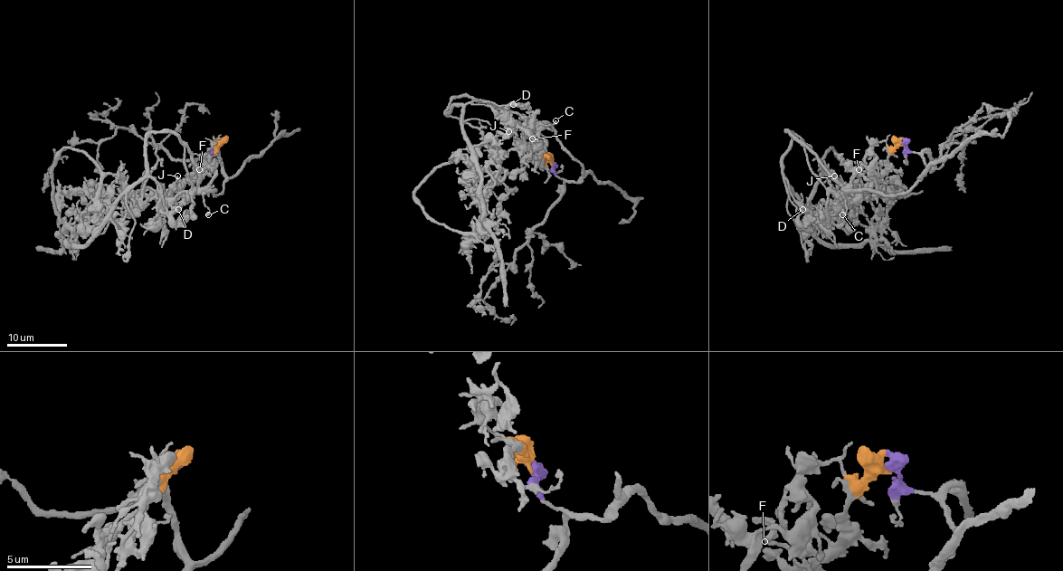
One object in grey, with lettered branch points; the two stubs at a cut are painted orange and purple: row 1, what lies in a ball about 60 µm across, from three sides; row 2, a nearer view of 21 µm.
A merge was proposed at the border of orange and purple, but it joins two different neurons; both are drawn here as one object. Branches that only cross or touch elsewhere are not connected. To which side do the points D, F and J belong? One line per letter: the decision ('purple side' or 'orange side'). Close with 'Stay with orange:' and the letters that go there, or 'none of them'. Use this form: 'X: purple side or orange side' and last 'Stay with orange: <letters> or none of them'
D: orange side
F: orange side
J: orange side
Stay with orange: D, F, J

